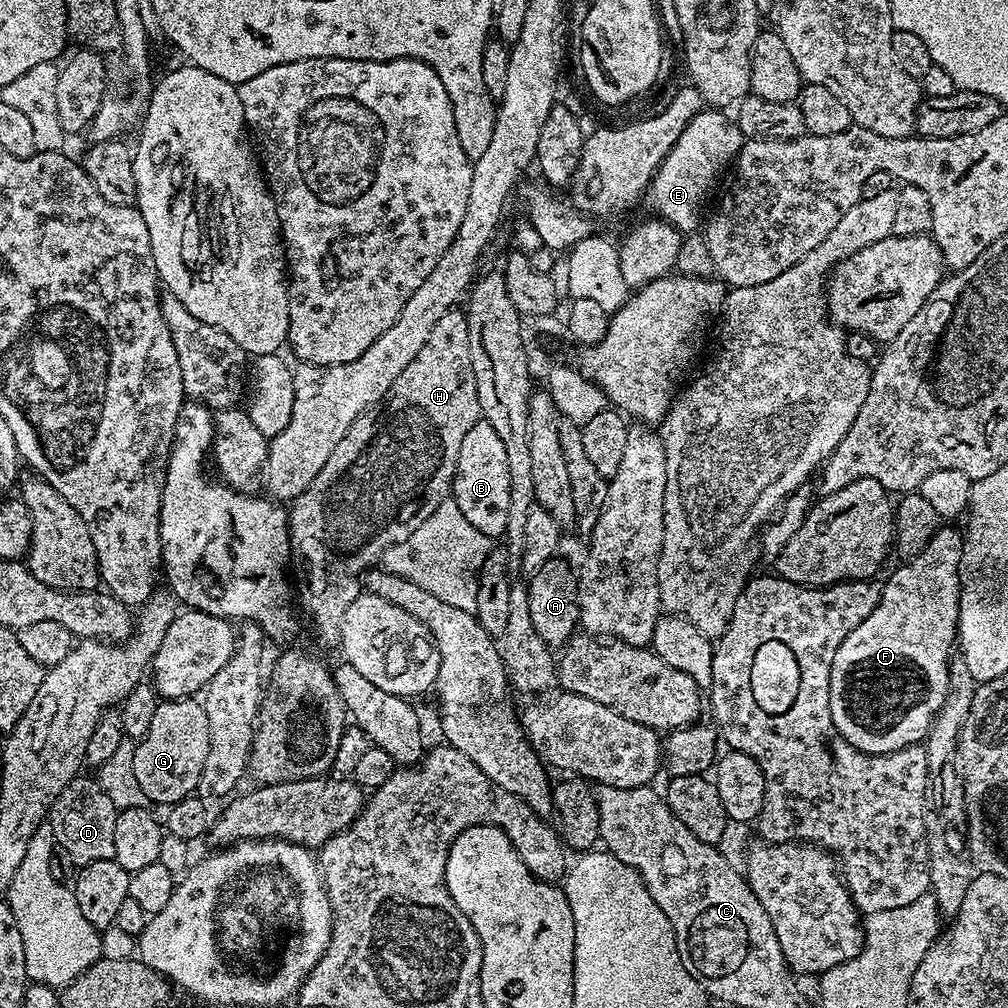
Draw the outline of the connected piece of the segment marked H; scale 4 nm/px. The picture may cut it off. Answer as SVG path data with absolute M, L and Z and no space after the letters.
M453 310L442 314L442 318L438 318L438 326L434 326L434 330L430 330L430 338L426 338L426 346L422 346L422 350L418 350L418 358L414 358L414 362L410 362L410 366L406 366L406 370L402 370L402 374L398 374L398 378L394 378L394 386L390 386L390 390L378 406L369 408L352 423L350 430L346 430L342 442L338 442L338 446L334 446L334 454L330 454L330 458L326 458L326 466L322 466L322 470L318 470L314 482L310 482L308 489L302 494L298 494L287 509L288 536L292 539L290 552L295 563L297 560L301 570L304 571L304 581L301 582L300 588L298 584L298 604L299 607L301 604L308 611L308 616L312 619L312 624L316 627L318 635L339 637L346 610L350 607L350 602L354 602L354 598L358 598L362 591L361 577L364 573L377 567L383 561L386 550L390 550L390 546L398 546L398 542L406 542L406 538L410 538L410 534L414 534L414 530L418 530L418 526L422 526L422 522L426 522L426 518L430 518L430 514L434 514L434 510L438 510L441 502L449 499L452 479L458 466L458 446L462 446L462 438L466 438L470 426L474 426L481 418L478 386L474 378L474 366L470 362L468 318L463 311Z

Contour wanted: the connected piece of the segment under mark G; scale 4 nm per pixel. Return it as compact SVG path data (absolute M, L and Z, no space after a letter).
M196 698L183 700L164 700L154 710L154 718L150 722L150 730L136 744L134 754L134 778L138 778L138 786L142 786L142 794L153 805L171 806L185 800L199 789L202 778L202 766L206 766L206 754L210 754L210 722L206 722L206 710L203 703Z

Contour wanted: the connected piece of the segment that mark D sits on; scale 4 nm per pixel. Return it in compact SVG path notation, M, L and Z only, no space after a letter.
M87 774L75 776L52 803L50 827L55 847L59 851L61 848L76 866L114 860L114 822L117 811L114 802L110 802L110 798L106 798L101 790L99 779L92 777L91 780Z

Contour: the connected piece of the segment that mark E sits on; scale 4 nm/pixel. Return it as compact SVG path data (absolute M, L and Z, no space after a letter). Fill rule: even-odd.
M701 110L682 130L678 142L674 142L670 154L666 154L659 170L648 183L646 201L656 211L653 213L681 233L692 234L697 231L701 223L700 211L703 210L716 179L727 168L729 171L730 165L740 153L740 147L744 145L745 138L735 119L728 117L727 120L724 116L727 115L720 110Z

